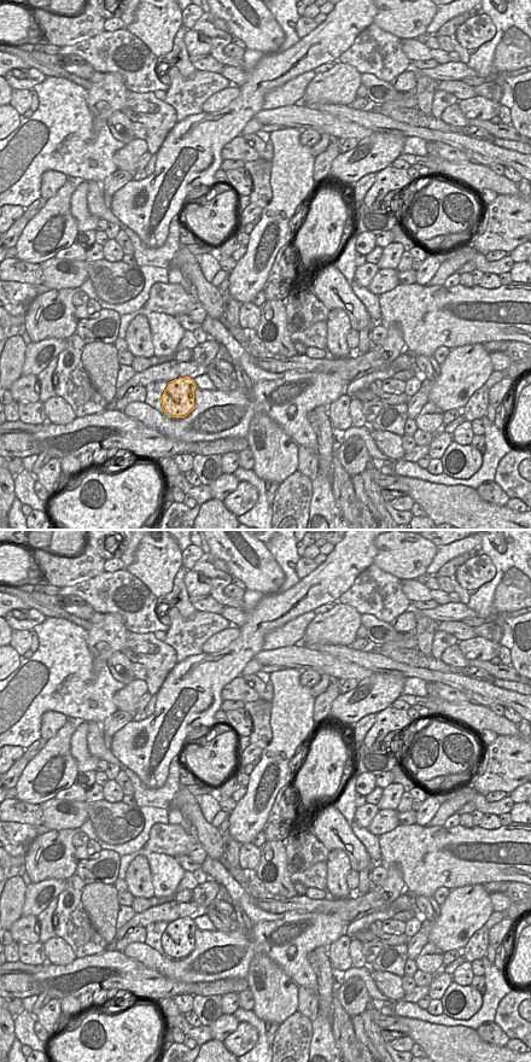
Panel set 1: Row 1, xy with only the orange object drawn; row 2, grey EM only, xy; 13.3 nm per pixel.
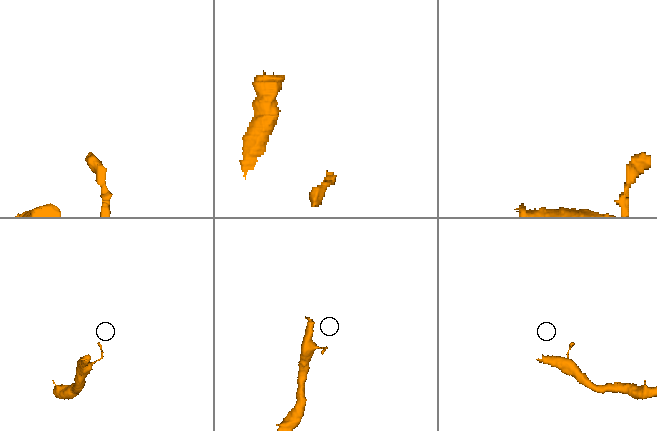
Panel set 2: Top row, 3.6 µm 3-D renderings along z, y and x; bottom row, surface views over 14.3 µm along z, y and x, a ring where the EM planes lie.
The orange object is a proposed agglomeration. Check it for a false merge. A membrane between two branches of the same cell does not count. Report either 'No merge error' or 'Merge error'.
Merge error

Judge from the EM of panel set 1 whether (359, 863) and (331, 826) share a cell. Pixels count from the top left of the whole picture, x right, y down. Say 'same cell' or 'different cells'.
same cell

